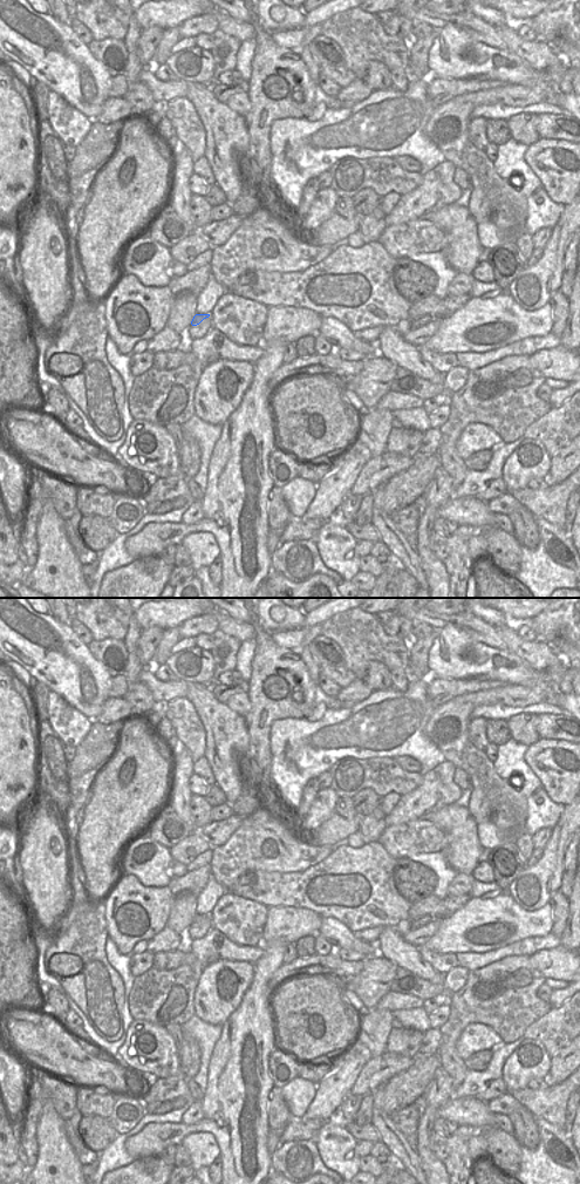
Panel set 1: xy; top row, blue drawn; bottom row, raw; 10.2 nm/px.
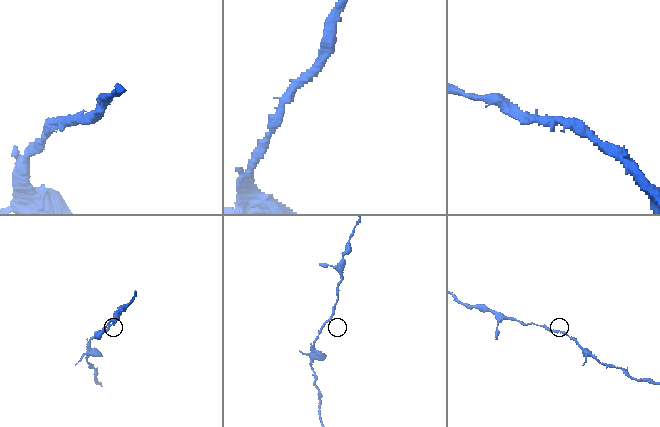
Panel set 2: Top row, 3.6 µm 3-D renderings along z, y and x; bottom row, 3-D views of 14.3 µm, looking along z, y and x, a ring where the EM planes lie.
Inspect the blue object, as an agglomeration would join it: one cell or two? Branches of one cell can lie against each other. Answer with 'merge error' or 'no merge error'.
no merge error

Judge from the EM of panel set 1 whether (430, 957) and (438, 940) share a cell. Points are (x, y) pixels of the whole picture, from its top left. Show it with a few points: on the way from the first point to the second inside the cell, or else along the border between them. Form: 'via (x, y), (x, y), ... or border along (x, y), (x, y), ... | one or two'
border along (423, 945), (437, 952), (452, 952), (455, 954) | two

